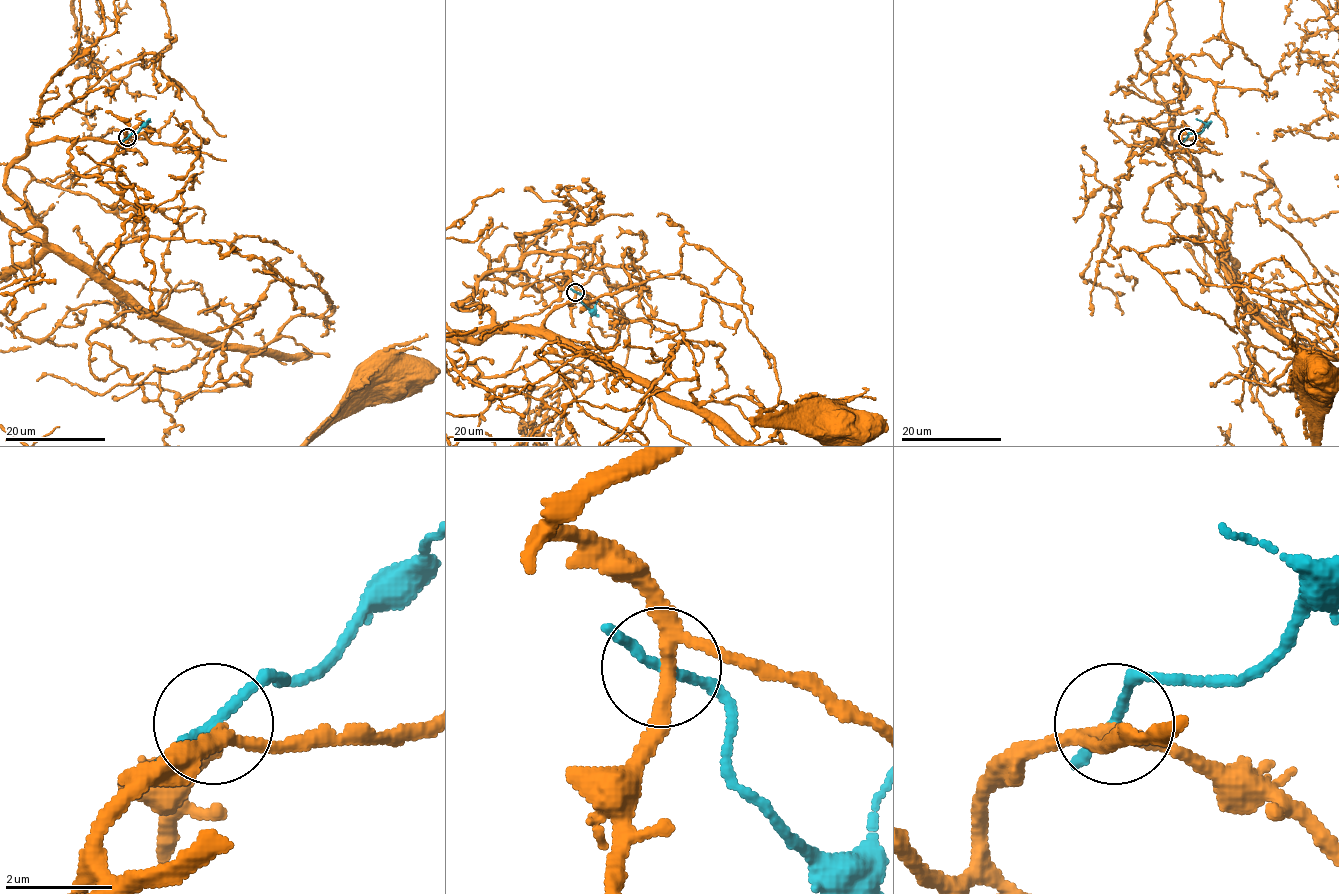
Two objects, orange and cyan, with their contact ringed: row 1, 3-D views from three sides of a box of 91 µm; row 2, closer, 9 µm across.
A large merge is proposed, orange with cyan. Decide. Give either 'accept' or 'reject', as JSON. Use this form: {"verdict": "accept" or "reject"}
{"verdict": "reject"}

